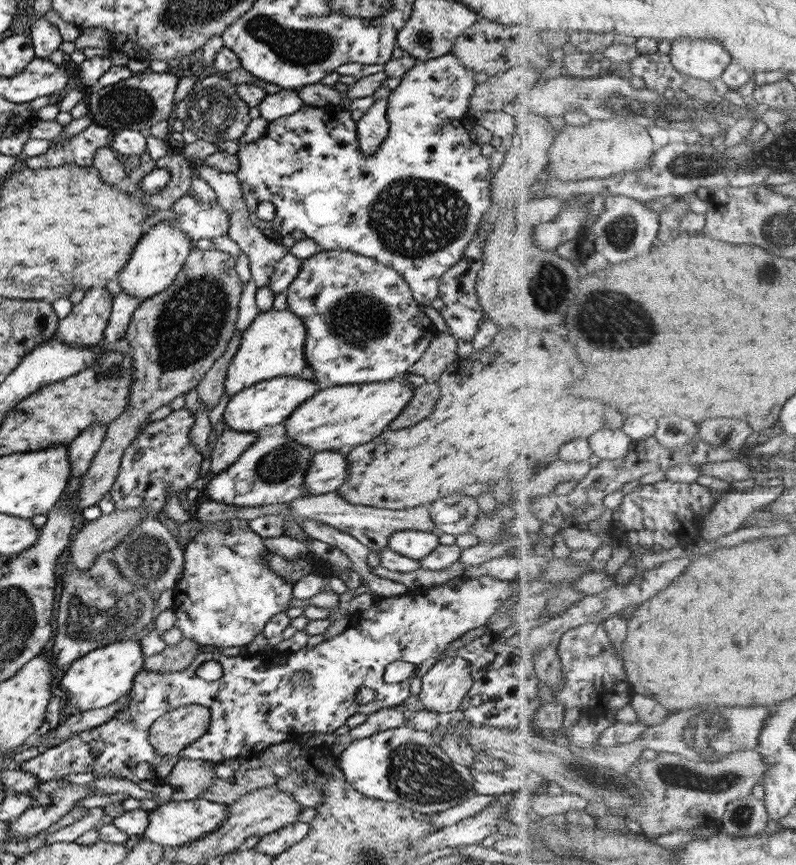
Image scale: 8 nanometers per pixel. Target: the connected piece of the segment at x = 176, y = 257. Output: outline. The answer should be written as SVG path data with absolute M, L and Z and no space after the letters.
M177 219L161 220L155 226L151 226L139 238L139 242L134 244L131 258L118 274L117 279L121 290L129 296L138 298L141 302L167 288L189 255L190 242L183 232L179 232Z

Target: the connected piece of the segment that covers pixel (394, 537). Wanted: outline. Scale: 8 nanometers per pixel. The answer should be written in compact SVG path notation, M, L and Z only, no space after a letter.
M397 530L391 533L385 548L418 561L439 545L437 537L438 534L427 531Z

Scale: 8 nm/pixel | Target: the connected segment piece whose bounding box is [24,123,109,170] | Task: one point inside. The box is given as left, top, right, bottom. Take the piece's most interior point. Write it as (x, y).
(79, 149)

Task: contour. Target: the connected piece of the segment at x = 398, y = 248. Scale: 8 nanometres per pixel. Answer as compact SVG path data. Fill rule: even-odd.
M449 52L443 54L443 56L417 62L415 66L402 74L399 83L394 89L390 90L386 98L387 136L373 154L362 154L360 152L358 142L356 142L356 121L351 118L350 111L339 104L327 103L322 107L303 104L297 109L296 113L271 120L266 126L265 132L257 140L239 143L240 147L234 154L238 162L235 173L240 180L241 196L243 196L243 202L245 202L249 224L264 233L274 232L280 238L285 235L290 236L291 232L299 230L304 237L309 238L319 246L321 251L347 250L375 260L377 263L395 270L403 278L408 284L416 303L429 306L429 302L438 296L439 277L459 262L467 244L475 237L475 231L477 231L481 216L490 206L489 165L496 161L495 155L490 150L486 150L481 145L471 141L468 132L470 127L475 124L475 117L468 110L469 97L475 86L473 82L474 73L470 68L463 66L458 58ZM260 202L270 202L276 209L275 216L269 222L262 222L255 215L255 209Z

